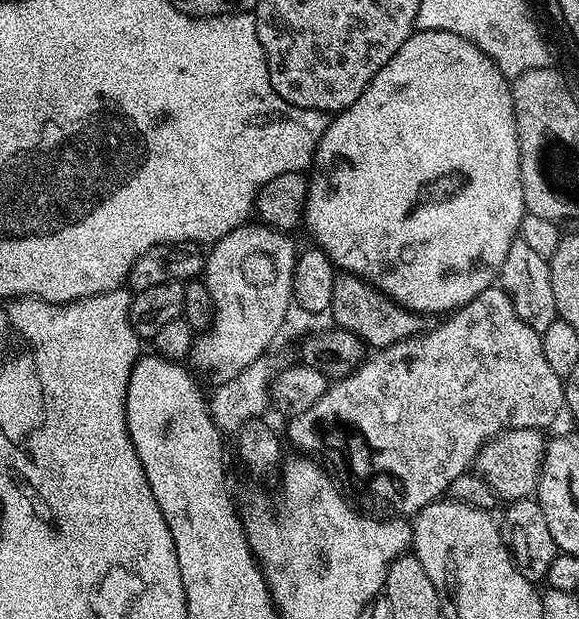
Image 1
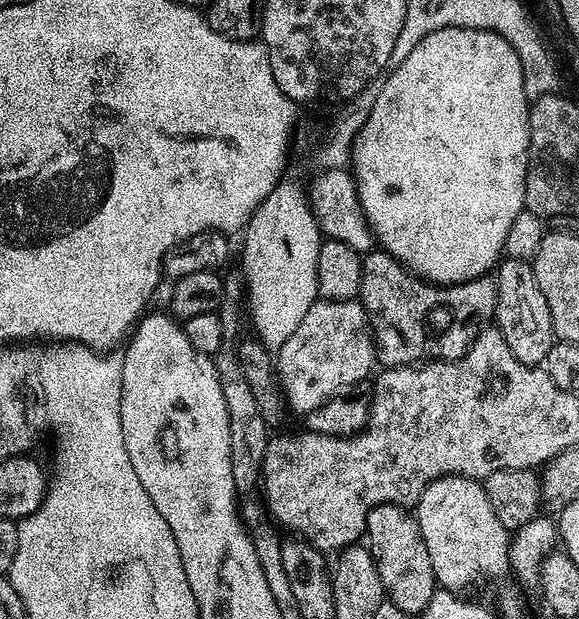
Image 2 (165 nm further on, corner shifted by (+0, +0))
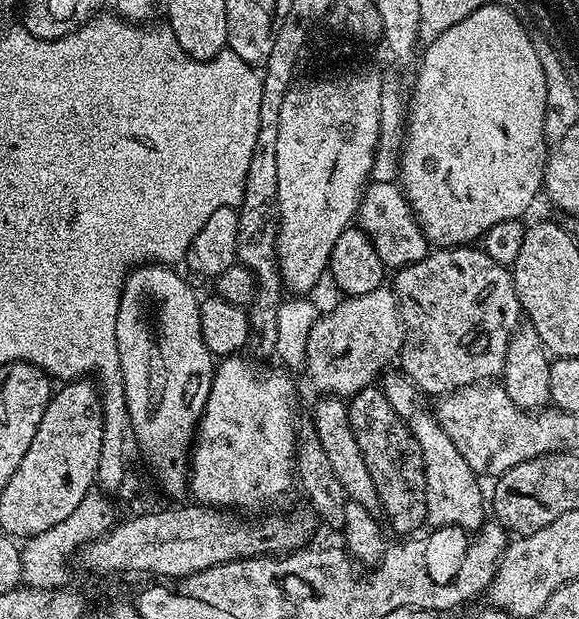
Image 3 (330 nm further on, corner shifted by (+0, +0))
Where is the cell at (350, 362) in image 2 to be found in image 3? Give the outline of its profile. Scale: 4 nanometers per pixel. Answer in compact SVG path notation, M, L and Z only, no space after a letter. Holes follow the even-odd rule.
M381 286L378 290L370 290L370 294L349 296L341 301L314 322L306 338L304 367L317 393L351 398L369 387L375 381L372 379L376 375L379 377L389 367L387 364L399 357L404 322L391 287Z

